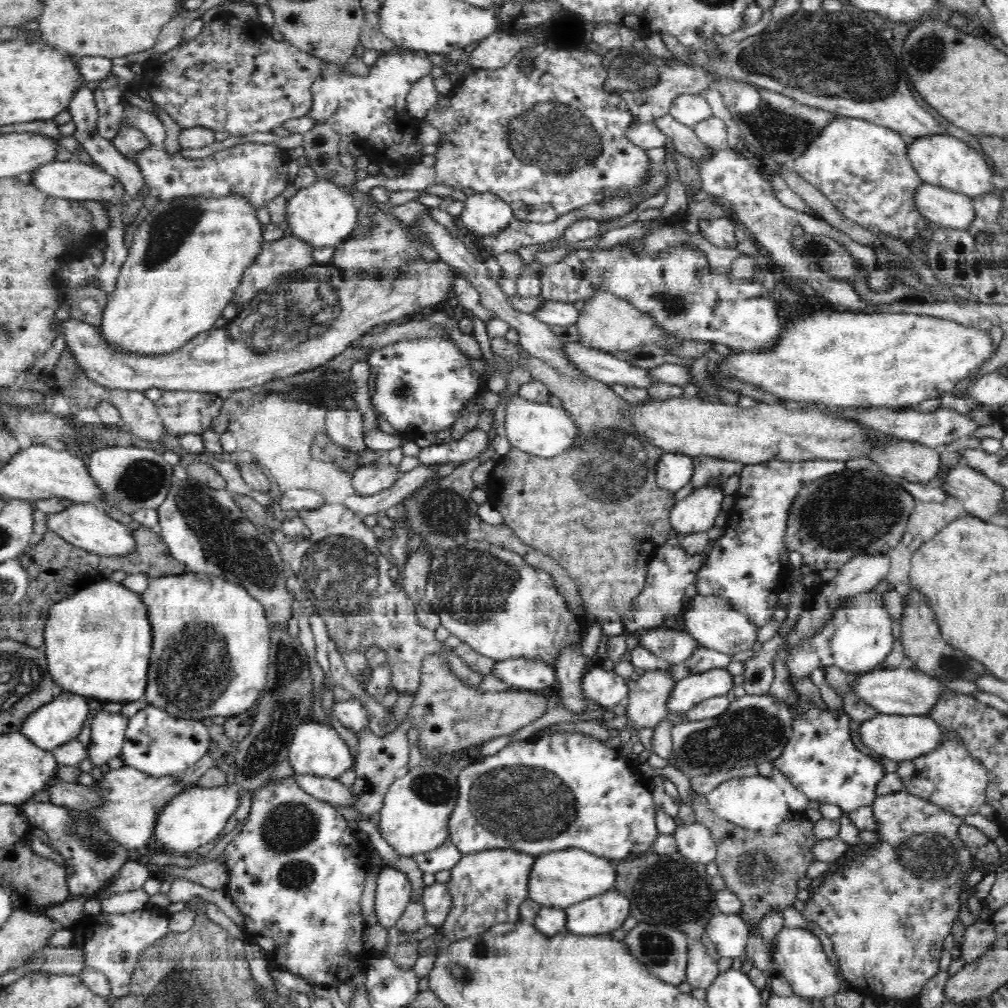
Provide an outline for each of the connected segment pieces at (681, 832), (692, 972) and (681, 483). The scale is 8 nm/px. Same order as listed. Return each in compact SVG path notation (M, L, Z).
M695 822L690 826L680 826L673 834L677 850L686 858L707 865L716 856L716 841L708 828Z
M690 940L688 963L685 981L690 984L692 989L707 989L720 974L717 960L708 955L708 948L706 948L702 941Z
M663 452L655 465L655 480L660 489L677 492L691 481L693 457L675 452Z

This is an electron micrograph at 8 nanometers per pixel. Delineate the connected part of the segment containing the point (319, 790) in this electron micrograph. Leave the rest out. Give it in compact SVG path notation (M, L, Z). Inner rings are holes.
M295 774L295 777L305 791L318 797L318 800L338 806L351 806L353 803L350 787L340 783L338 778L328 779L321 776L302 774Z

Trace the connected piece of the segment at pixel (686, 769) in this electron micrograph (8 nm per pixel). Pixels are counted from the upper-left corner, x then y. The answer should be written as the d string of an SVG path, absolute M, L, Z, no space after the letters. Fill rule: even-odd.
M748 692L742 698L736 698L728 710L714 720L677 720L672 730L670 757L674 760L673 766L689 779L711 772L757 767L763 761L772 763L783 754L791 732L791 712L788 712L786 702L772 695L752 695Z

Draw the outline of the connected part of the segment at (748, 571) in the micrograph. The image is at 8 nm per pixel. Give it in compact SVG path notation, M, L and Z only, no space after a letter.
M807 460L807 461L766 461L765 463L760 464L751 464L744 465L744 468L737 474L739 478L738 490L736 490L736 494L733 494L733 498L736 498L736 506L734 506L734 514L729 516L729 520L726 524L726 532L724 532L724 536L721 536L718 539L718 544L714 546L714 550L712 550L712 554L710 554L710 558L708 558L708 564L703 562L701 567L698 570L698 574L696 574L696 586L698 586L697 594L702 594L702 596L706 596L708 598L716 598L720 596L720 598L724 599L724 603L727 603L728 606L732 607L734 610L738 610L747 614L751 619L751 623L755 624L755 626L762 627L764 624L770 622L773 617L773 612L776 608L776 604L778 604L778 594L782 591L780 588L780 584L778 584L778 580L780 580L780 572L782 572L782 568L786 566L784 563L780 563L778 560L778 554L780 552L784 552L785 544L785 534L787 529L787 520L789 519L789 510L790 507L793 506L794 499L798 497L798 494L801 492L802 488L805 487L806 483L812 483L813 480L816 480L824 475L832 475L836 472L840 472L846 469L846 463L841 460Z

